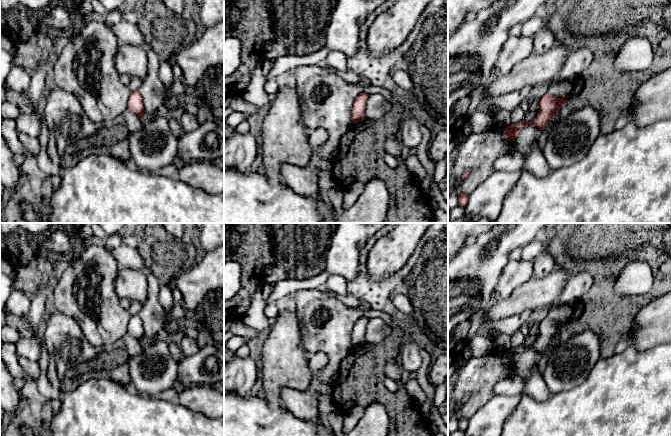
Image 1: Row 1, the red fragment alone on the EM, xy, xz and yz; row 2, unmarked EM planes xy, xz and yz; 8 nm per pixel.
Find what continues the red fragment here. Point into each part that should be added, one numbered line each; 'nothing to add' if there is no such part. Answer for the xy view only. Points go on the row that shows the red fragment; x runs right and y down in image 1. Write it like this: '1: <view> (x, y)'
1: xy (153, 91)

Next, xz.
1: xz (377, 104)

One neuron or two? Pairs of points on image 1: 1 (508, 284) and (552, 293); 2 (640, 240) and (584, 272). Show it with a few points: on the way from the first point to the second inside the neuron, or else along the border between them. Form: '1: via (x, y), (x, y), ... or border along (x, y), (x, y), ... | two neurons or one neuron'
1: border along (534, 276), (518, 285), (506, 298), (498, 299) | two neurons
2: border along (587, 266), (593, 277), (593, 284), (589, 292) | two neurons

